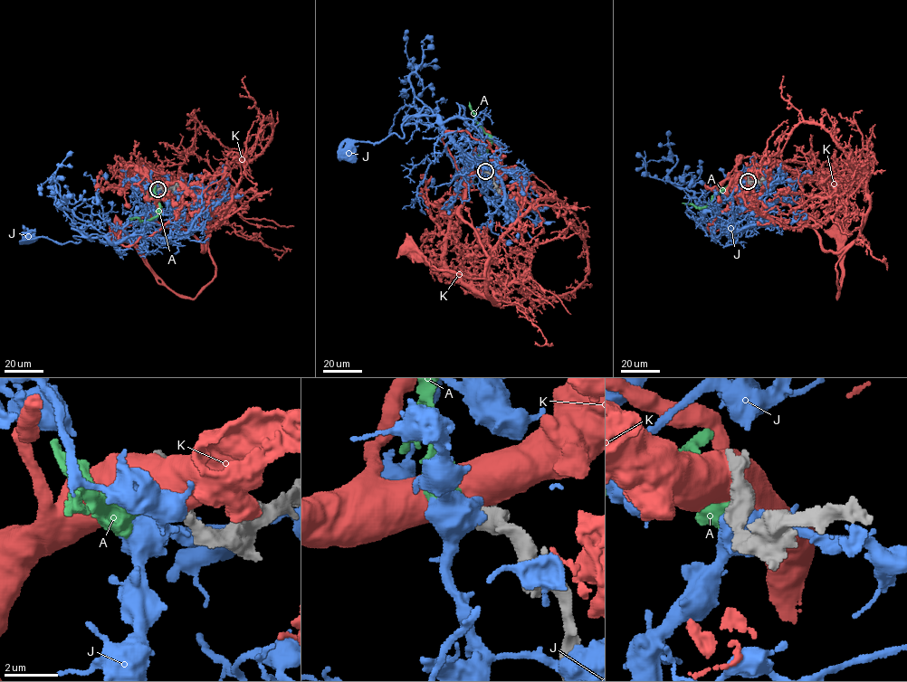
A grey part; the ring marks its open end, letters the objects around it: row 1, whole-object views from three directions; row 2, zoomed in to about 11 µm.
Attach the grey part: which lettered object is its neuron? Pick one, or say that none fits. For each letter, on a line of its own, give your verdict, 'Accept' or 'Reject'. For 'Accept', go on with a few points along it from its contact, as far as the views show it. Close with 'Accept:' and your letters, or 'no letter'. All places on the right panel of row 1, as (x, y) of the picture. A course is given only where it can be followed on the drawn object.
A: Accept. Its course: (748, 180), (733, 180), (705, 207), (682, 203)
J: Reject
K: Reject
Accept: A

